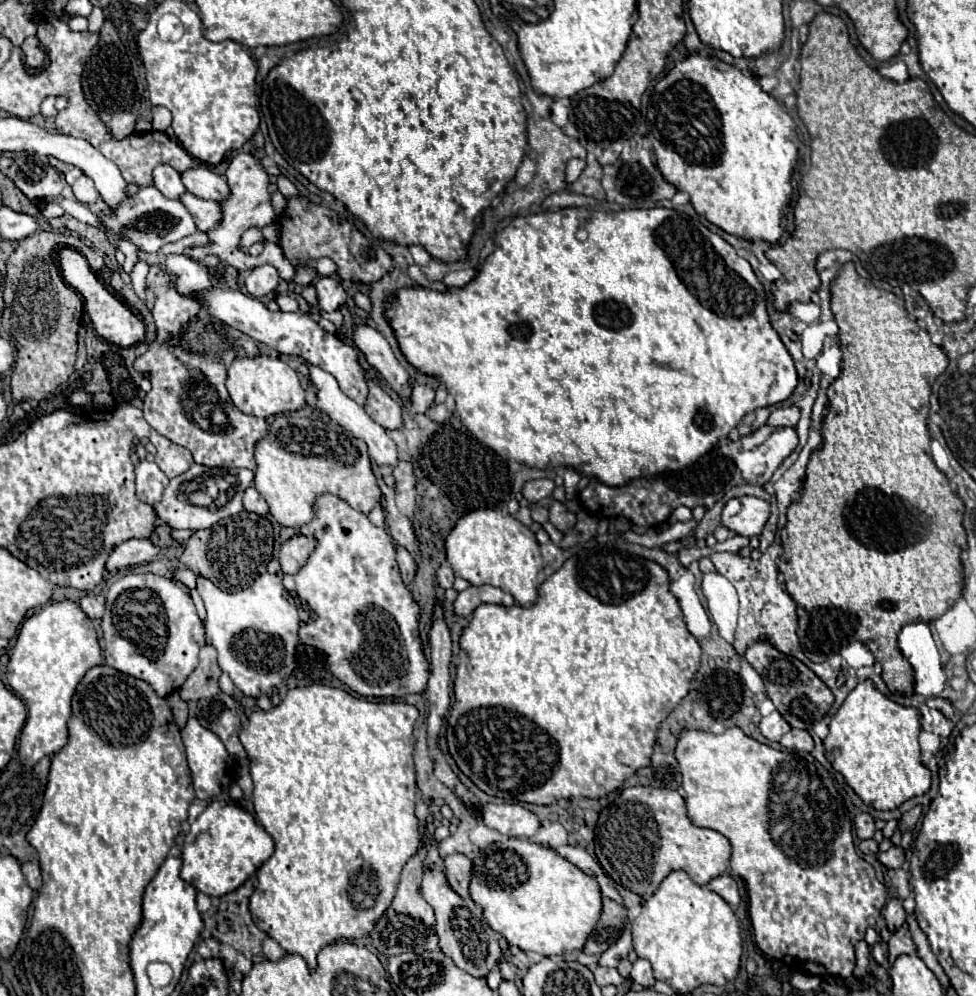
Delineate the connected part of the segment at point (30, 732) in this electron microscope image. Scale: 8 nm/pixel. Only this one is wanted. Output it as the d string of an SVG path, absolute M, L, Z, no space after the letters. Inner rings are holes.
M50 601L24 621L6 671L6 683L28 709L26 727L18 739L18 755L24 765L34 765L68 743L66 725L72 713L72 695L84 673L100 663L102 653L96 629L76 601Z

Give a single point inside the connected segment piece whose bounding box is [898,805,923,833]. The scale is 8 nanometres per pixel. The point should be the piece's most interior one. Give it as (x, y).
(908, 821)

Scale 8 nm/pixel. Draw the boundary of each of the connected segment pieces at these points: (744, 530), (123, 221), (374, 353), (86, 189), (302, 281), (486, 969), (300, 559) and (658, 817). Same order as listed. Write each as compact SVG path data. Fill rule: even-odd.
M740 497L730 499L722 511L722 525L726 525L730 531L754 537L760 535L766 521L770 517L770 505L764 499L758 497Z
M156 187L138 189L138 193L130 195L120 205L120 209L112 211L110 215L100 217L100 221L108 227L112 237L116 237L116 239L128 237L130 241L136 243L138 249L142 249L146 253L156 253L162 245L180 241L182 237L196 233L196 225L192 221L192 215L188 213L188 209L184 209L184 205L180 201L166 199Z
M366 323L354 325L354 343L356 347L366 355L368 363L378 371L378 375L384 379L384 383L396 391L400 397L406 397L410 393L408 387L408 373L394 357L388 341L382 337L380 331Z
M82 175L82 177L76 179L76 183L72 185L72 191L74 191L76 199L80 203L84 203L84 205L90 205L90 203L94 203L98 199L98 193L94 189L94 183L86 175Z
M298 267L294 281L298 285L310 285L314 281L314 277L316 277L316 271L314 269L310 269L310 267Z
M426 867L422 877L422 895L424 899L434 907L436 913L436 933L440 937L440 949L454 959L454 963L468 971L474 977L486 977L494 965L502 959L502 949L498 945L498 939L490 925L482 917L480 905L476 905L472 899L460 897L446 879L444 867Z
M296 535L296 537L288 539L280 549L282 573L298 573L300 567L306 565L312 549L316 549L316 539L314 537Z
M630 787L624 789L614 803L600 811L600 819L596 825L596 857L602 869L624 889L638 893L640 897L648 899L662 883L662 879L680 869L686 871L694 883L706 885L710 879L722 875L730 863L730 841L712 829L696 827L686 811L686 801L678 791L670 789L652 789L652 787Z

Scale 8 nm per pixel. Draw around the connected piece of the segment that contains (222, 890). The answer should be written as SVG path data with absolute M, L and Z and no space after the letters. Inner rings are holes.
M214 801L206 811L190 825L190 831L182 847L182 865L186 883L194 885L200 893L210 897L222 897L238 889L252 873L260 869L264 861L274 853L274 841L266 829L240 805Z

